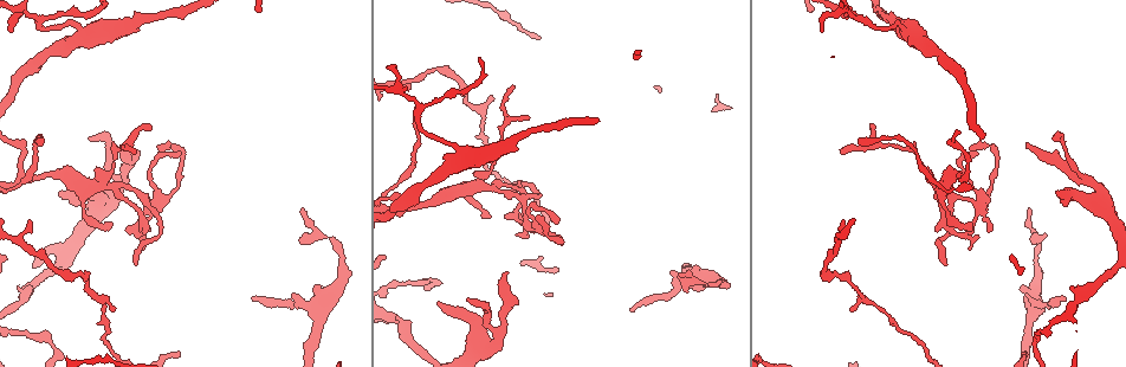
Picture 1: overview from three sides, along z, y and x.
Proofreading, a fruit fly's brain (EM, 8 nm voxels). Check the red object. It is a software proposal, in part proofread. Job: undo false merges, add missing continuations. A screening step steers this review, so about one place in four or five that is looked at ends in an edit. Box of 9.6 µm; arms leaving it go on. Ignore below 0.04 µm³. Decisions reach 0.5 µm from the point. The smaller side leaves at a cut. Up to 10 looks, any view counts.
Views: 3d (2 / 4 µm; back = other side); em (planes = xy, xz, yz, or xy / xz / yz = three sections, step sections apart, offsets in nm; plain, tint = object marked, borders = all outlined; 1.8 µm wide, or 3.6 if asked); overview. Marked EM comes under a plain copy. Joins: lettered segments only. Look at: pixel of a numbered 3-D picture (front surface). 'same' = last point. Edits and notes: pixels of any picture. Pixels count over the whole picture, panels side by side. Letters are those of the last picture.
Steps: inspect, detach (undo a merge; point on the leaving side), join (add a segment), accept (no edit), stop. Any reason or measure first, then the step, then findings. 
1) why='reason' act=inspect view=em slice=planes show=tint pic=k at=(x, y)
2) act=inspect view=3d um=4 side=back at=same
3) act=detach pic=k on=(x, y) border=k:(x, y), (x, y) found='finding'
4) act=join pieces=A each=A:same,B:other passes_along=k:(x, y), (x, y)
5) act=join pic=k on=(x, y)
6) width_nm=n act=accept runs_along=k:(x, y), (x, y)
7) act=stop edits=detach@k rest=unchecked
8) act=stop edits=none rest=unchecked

why='abrupt turn' act=inspect view=em slice=xz step=8 show=borders pic=1 at=(963, 178)

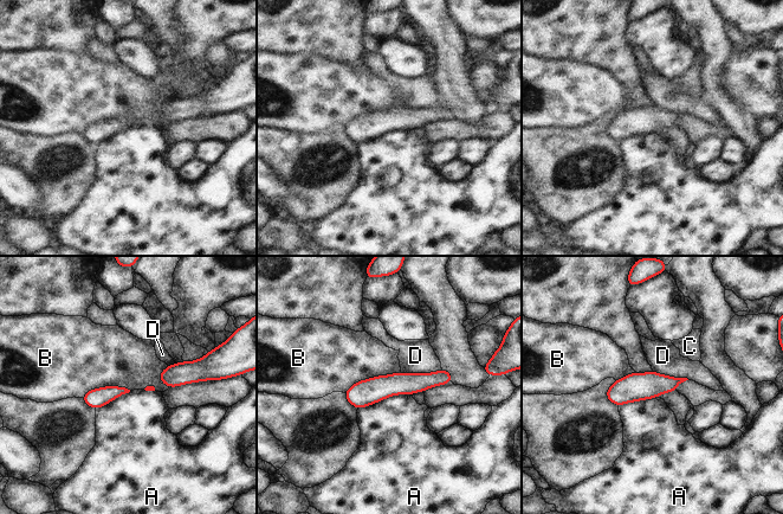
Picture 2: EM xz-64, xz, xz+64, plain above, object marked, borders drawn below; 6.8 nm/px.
width_nm=120 act=accept each=A:other,B:other,C:other,D:other border=2:(411, 393), (393, 394), (357, 410) found='continuous, no second neuron'

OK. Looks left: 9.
why='thin end' act=inspect view=em slice=planes show=borders pic=1 at=(469, 297)

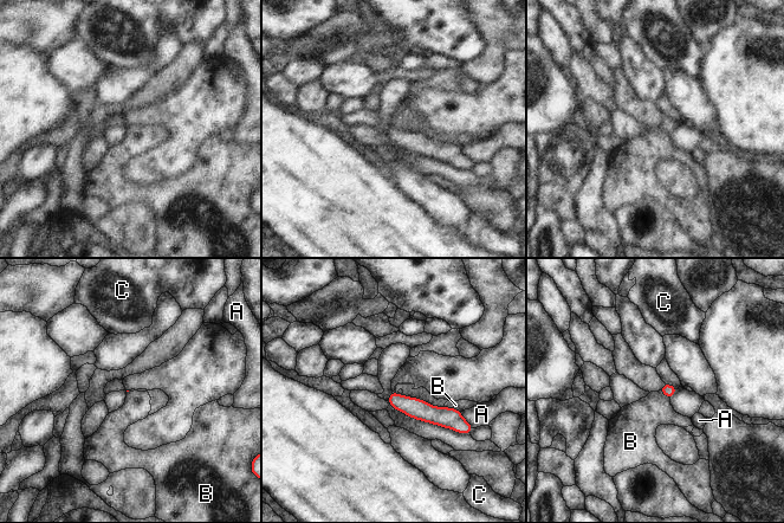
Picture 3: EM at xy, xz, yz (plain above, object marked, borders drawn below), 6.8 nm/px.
act=accept each=A:other,B:other,C:other border=3:(445, 406), (461, 411) found='no lettered segment goes on from it'

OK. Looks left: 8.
why='two arms in line, one across' act=inspect view=3d um=4 pic=1 at=(89, 32)

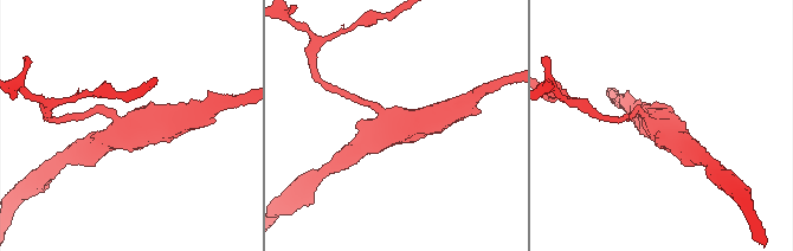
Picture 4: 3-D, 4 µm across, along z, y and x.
arms=3 act=inspect view=em um=3.6 slice=planes show=borders pic=4 at=(398, 121)

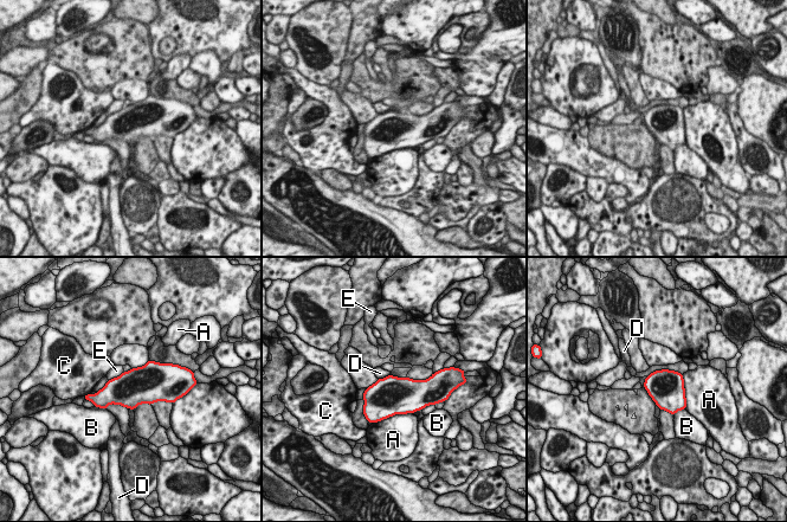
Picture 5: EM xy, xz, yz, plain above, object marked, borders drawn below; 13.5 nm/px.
longest_contact=A:550nm act=accept each=A:other,B:other,C:other,D:other,E:other border=5:(391, 374), (378, 379) found='all the same neuron'

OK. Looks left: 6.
why='an open end' act=inspect view=em slice=yz step=16 show=borders pic=1 at=(112, 312)

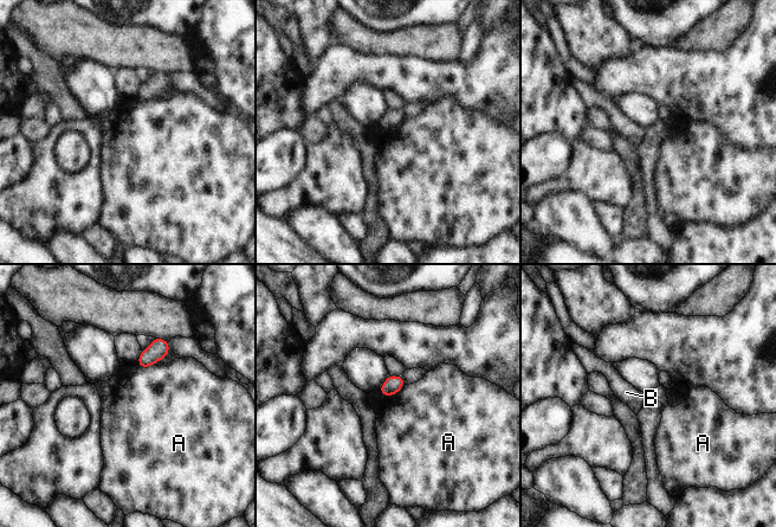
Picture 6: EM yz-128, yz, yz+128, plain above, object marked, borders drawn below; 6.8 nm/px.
act=accept each=A:other,B:other border=6:(405, 385), (393, 394), (379, 392) found='none of them fits'

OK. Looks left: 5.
act=stop edits=none rest=unchecked

